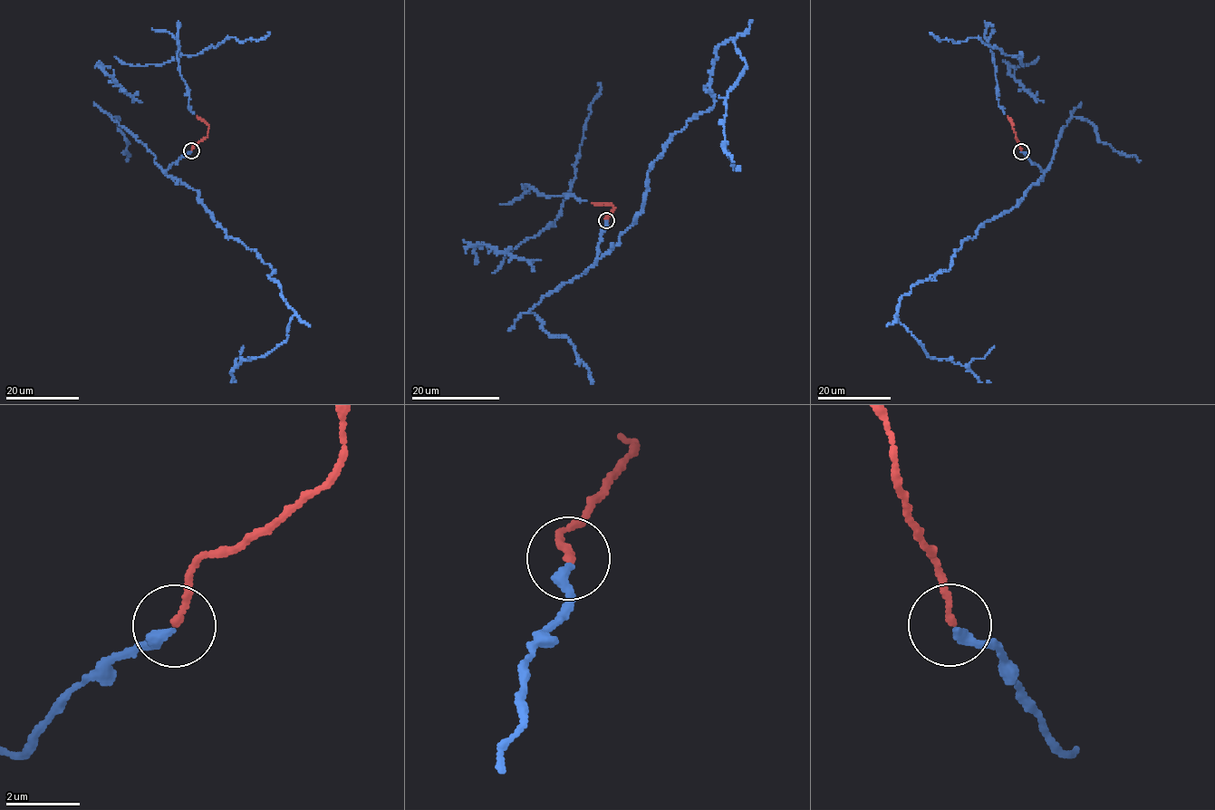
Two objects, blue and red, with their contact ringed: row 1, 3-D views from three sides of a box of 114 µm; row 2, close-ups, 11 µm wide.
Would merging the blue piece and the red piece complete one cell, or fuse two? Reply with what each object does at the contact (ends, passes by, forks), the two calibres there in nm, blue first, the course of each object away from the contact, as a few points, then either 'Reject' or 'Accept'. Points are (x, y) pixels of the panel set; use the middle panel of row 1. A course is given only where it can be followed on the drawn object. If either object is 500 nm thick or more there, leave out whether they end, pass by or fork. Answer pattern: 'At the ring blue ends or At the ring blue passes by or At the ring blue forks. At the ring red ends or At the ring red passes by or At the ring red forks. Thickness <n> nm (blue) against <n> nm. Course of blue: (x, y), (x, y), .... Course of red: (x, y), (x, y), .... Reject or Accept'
At the ring blue ends. At the ring red ends. Thickness 280 nm (blue) against 170 nm. Course of blue: (606, 221), (599, 259), (663, 146), (715, 103), (704, 87), (735, 38), (736, 169). Course of red: (606, 220), (614, 207), (610, 203), (591, 202). Accept

